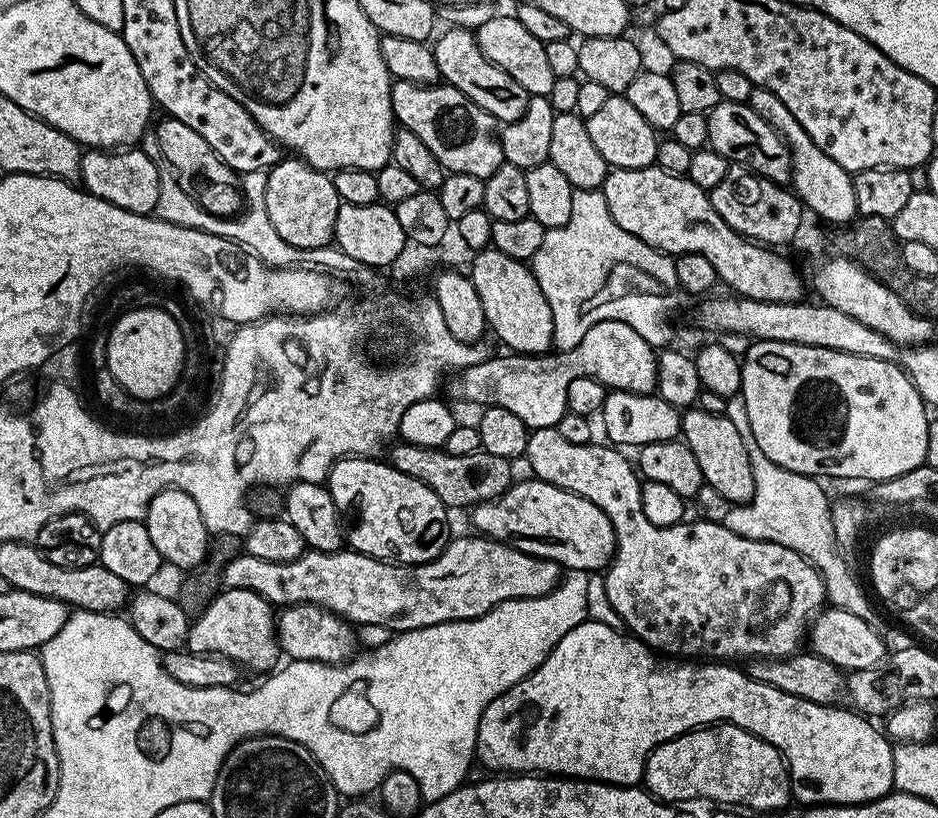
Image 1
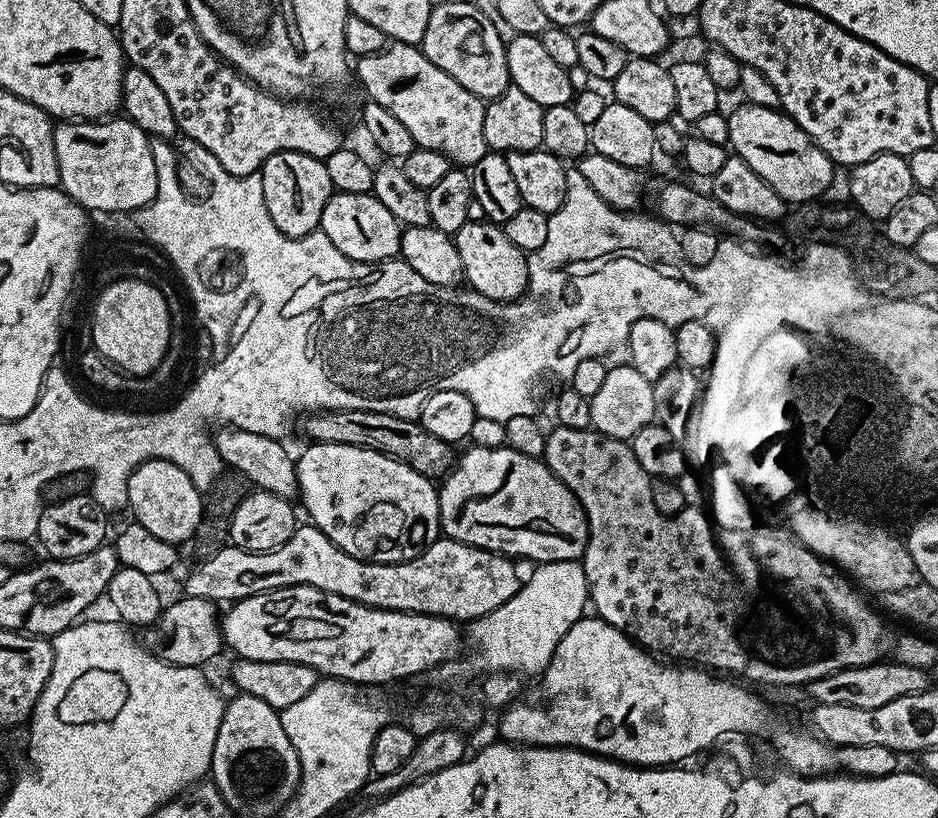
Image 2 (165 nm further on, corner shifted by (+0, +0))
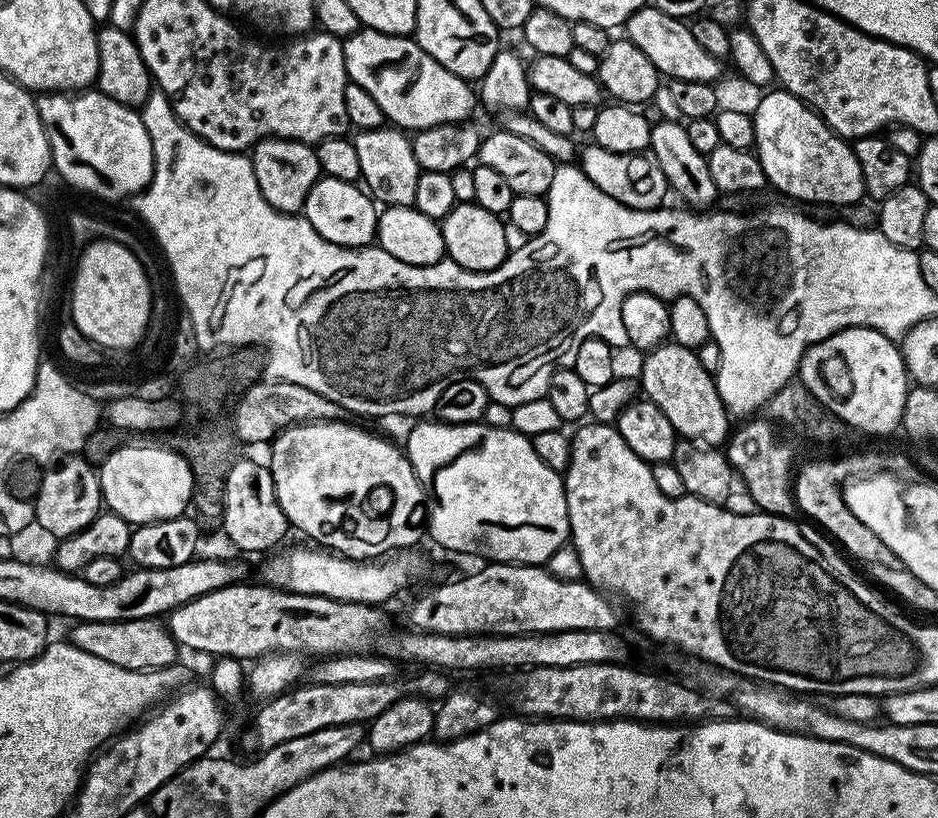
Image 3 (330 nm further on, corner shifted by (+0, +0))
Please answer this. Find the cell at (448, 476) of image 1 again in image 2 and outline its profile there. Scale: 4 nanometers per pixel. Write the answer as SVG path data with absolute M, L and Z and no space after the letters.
M320 410L309 416L312 417L305 422L304 432L309 436L307 438L309 441L317 444L349 444L359 448L369 448L386 454L410 466L410 470L418 470L418 474L429 478L443 477L454 463L453 445L447 444L442 438L434 438L434 434L430 434L414 420L398 418L394 414L363 412L362 410L353 412Z

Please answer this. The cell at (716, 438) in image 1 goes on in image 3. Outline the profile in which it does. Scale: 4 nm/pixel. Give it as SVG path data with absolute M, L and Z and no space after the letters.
M665 342L647 353L643 360L639 387L643 395L656 404L666 418L670 418L676 433L683 439L705 446L723 445L730 435L730 413L718 394L713 373L702 366L697 353L681 344Z

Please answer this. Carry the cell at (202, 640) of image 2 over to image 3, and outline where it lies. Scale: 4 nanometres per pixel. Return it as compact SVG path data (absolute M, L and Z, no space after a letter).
M156 618L114 622L86 620L73 623L71 627L70 642L78 646L78 650L86 650L86 654L94 654L94 658L102 658L102 662L114 662L114 666L122 666L126 670L149 672L152 668L168 668L178 660L176 640L168 631L167 623Z

